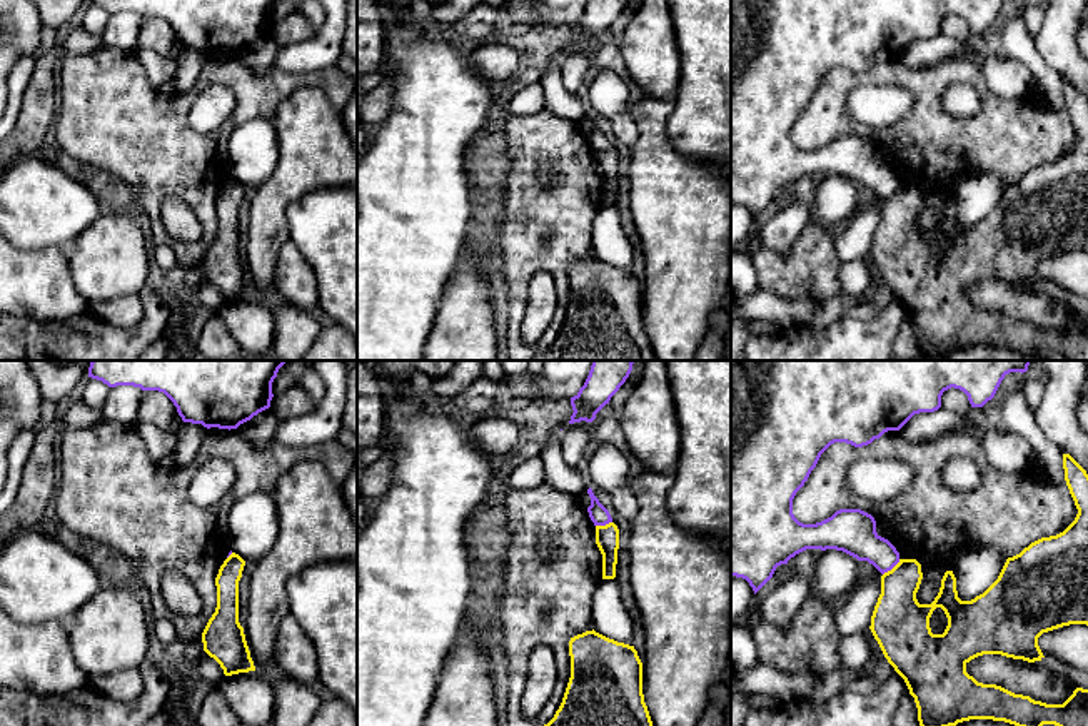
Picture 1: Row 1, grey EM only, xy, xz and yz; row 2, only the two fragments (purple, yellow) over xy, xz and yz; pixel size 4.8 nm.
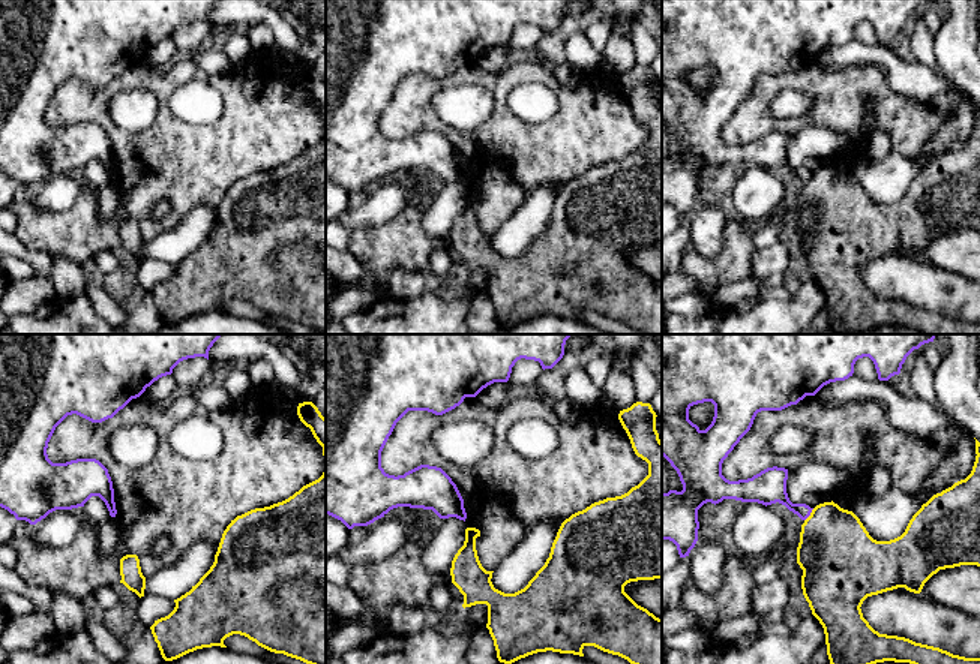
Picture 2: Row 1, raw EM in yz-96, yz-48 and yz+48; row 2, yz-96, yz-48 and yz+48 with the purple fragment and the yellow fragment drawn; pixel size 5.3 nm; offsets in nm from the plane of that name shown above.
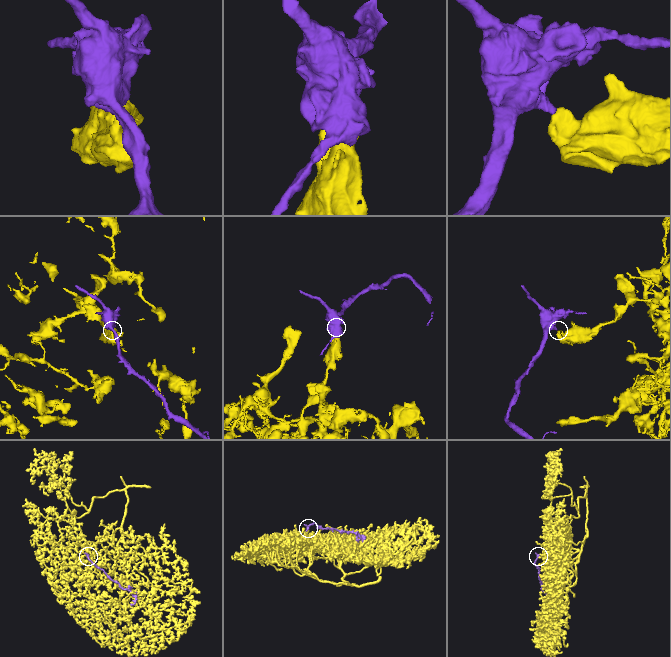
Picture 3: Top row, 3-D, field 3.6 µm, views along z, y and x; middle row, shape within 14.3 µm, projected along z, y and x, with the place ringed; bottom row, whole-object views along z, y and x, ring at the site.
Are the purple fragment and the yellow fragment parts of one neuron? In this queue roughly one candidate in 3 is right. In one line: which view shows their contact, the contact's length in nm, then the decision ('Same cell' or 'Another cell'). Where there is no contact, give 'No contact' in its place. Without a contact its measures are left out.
Touches purple in yz. Shared border 120 nm. Another cell

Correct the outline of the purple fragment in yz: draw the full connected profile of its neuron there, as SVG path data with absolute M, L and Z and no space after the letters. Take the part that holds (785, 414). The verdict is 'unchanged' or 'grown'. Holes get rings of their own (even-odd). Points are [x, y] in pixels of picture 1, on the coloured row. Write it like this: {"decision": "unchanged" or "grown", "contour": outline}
{"decision": "unchanged", "contour": "M731 360L731 576L746 579L756 594L773 577L778 566L788 564L791 557L806 549L843 551L858 561L868 561L881 574L891 571L899 562L899 552L888 539L876 532L876 521L871 514L861 509L839 509L816 524L803 524L794 517L793 499L808 481L821 454L834 442L863 447L888 431L899 431L914 414L938 411L943 392L951 387L963 391L971 407L983 407L995 397L1006 374L1023 374L1028 371L1028 366L1030 360Z"}

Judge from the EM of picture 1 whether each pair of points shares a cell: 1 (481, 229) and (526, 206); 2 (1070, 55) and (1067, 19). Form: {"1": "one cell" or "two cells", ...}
{"1": "two cells", "2": "one cell"}

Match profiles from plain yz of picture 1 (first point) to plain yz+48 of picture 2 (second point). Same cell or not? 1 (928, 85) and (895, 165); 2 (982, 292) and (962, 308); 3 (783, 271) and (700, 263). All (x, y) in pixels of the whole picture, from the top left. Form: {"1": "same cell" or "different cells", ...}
{"1": "different cells", "2": "same cell", "3": "same cell"}

